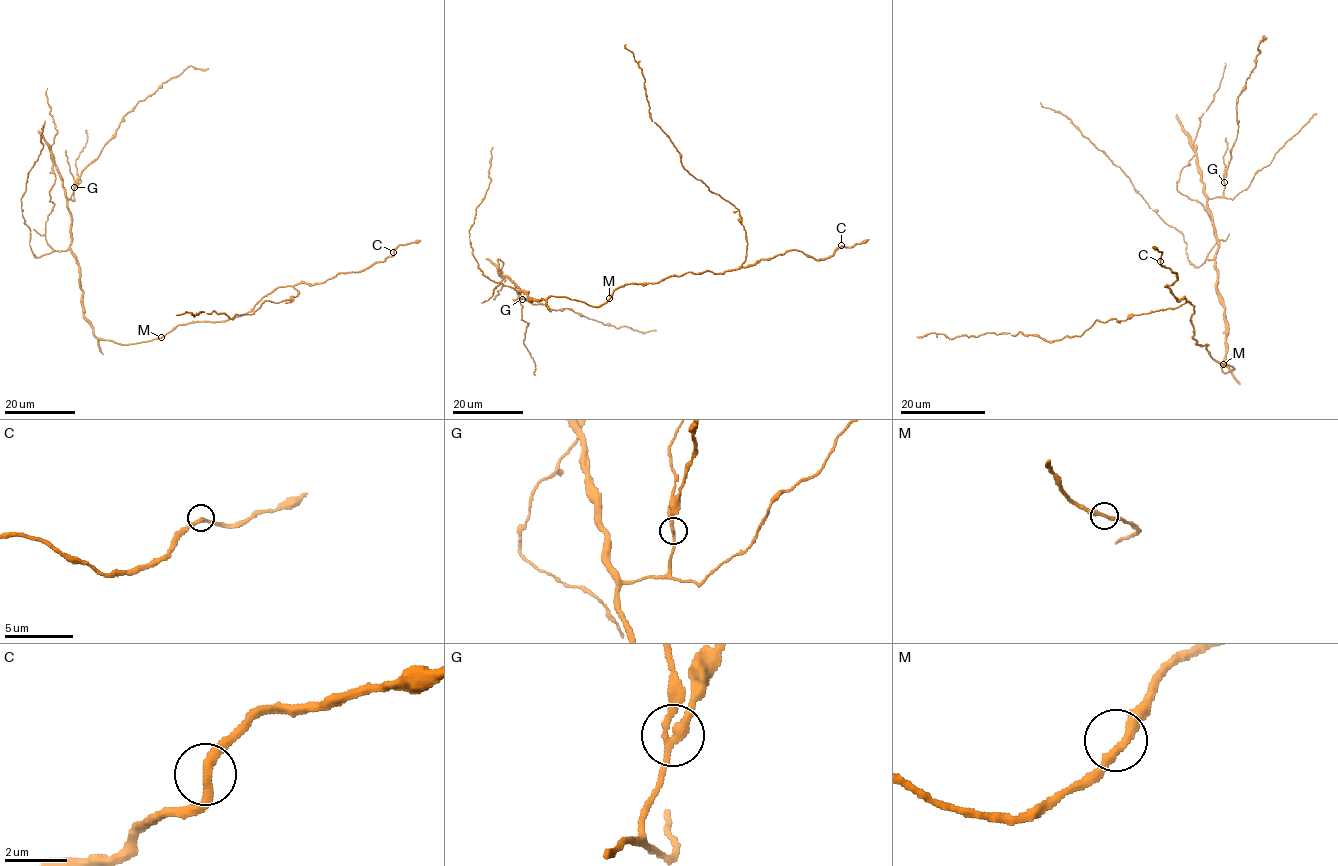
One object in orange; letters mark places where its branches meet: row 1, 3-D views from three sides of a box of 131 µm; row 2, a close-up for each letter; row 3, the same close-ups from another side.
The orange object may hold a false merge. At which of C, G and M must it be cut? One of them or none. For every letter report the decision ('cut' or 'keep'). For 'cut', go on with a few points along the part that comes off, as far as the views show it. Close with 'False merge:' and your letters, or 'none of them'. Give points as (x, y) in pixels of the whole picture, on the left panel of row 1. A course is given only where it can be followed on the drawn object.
C: keep
G: cut | (74, 187), (81, 172), (96, 159), (116, 133), (123, 118), (140, 101), (190, 66), (208, 68)
M: keep
False merge: G

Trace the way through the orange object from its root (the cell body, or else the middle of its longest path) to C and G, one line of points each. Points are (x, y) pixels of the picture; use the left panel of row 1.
C: (162, 336), (179, 325), (246, 314), (279, 287), (321, 283), (340, 273), (359, 272), (393, 252)
G: (162, 336), (119, 344), (94, 334), (84, 316), (79, 263), (70, 247), (71, 215), (67, 201), (74, 187)

